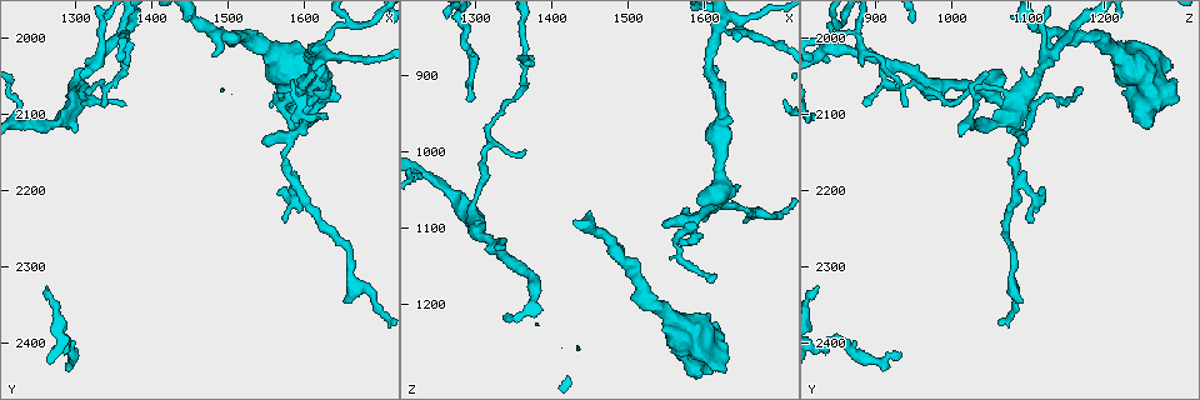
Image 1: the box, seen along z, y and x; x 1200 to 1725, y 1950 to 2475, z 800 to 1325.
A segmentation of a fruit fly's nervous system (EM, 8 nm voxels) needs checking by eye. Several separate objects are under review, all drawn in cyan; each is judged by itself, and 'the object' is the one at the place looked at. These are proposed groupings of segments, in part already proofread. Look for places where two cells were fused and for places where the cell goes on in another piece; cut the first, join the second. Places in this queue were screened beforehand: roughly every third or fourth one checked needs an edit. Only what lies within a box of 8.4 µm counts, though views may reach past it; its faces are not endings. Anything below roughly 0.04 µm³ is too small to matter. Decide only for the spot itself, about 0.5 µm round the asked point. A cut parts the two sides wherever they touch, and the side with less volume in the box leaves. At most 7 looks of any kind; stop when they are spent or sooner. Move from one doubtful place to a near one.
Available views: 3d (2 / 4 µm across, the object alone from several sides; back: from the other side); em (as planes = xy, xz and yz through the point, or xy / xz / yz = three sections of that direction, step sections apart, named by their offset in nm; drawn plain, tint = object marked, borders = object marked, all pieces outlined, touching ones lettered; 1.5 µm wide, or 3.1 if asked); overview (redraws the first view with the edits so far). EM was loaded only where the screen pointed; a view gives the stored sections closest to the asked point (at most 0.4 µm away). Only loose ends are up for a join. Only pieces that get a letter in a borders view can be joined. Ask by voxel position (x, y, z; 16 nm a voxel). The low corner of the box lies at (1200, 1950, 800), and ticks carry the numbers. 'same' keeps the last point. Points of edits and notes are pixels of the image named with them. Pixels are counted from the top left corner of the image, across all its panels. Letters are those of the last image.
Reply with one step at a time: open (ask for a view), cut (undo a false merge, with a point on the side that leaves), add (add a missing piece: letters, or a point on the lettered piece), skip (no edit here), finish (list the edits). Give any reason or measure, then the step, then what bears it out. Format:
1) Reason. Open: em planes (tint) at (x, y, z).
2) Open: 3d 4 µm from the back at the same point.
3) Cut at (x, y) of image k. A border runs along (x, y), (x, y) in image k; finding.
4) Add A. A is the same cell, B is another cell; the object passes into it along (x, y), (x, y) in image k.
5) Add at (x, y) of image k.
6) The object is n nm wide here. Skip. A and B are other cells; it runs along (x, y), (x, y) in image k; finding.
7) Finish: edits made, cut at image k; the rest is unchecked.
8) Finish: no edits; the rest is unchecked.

Open: em planes (borders) at (1575, 2240, 1105).

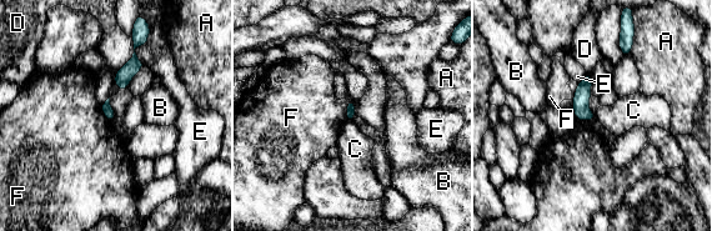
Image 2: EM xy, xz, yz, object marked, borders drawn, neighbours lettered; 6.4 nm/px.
Skip. A, B, C, D, E and F are other cells; a border runs along (347, 120), (351, 121) in image 2; none of them fits.

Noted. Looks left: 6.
Stops while still wide. Open: 3d 2 µm at (1625, 2040, 1285).

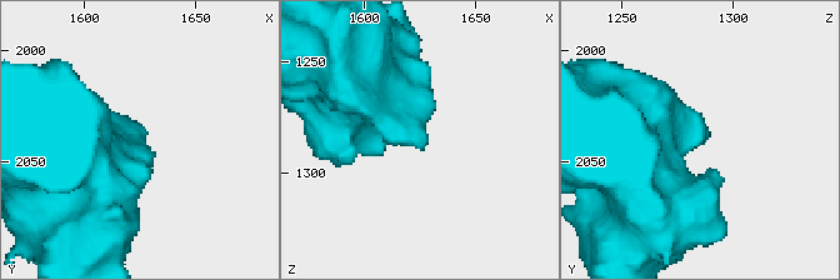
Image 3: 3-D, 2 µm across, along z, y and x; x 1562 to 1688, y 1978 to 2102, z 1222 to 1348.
Now the EM. Open: em xy step 4 (borders) at (1628, 2039, 1287).

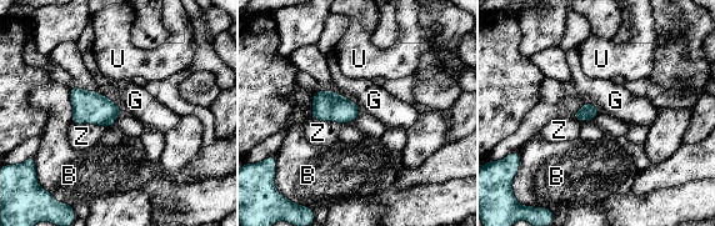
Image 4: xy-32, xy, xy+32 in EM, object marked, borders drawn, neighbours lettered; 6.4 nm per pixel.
The longest contact is with B, 240 nm. Skip. B, G, U and Z are other cells; a border runs along (334, 90), (349, 98), (361, 111) in image 4; none of them fits.

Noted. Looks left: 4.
Thick turns thin. Open: em planes (borders) at (1270, 2110, 1055).

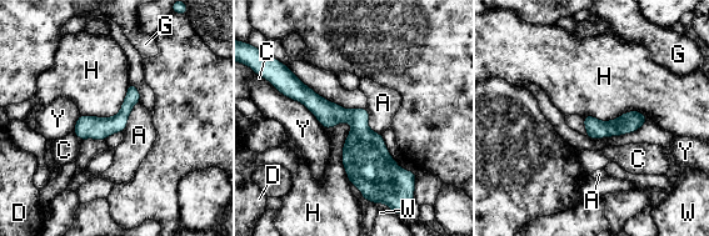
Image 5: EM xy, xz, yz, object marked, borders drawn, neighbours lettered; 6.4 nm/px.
Skip. A, C, D, G, H, W and Y are other cells; a border runs along (341, 121), (350, 182) in image 5; continuous, no second cell.

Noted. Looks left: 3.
Finish: no edits; the rest is unchecked.

